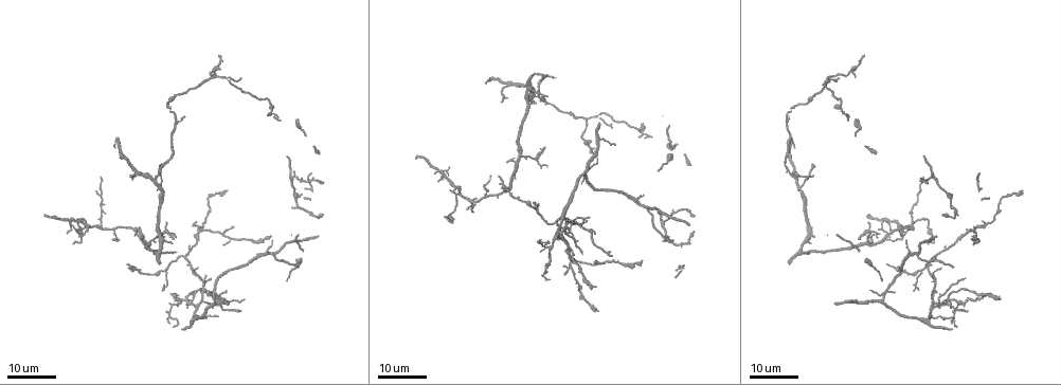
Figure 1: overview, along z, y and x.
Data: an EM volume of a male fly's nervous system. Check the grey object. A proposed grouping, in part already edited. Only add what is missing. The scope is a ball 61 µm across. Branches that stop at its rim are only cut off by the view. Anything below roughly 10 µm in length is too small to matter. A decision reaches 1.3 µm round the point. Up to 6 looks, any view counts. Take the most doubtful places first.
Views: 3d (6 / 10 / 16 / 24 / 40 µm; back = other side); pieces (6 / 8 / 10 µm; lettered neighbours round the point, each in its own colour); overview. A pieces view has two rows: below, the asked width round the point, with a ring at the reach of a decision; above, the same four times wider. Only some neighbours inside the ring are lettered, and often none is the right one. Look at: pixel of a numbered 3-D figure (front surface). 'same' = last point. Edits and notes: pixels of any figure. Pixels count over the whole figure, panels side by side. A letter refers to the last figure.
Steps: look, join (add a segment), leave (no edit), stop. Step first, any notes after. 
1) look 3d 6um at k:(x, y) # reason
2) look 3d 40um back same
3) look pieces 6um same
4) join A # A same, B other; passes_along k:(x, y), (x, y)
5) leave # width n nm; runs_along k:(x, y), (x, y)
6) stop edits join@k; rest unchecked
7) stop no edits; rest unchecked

look 3d 16um at 1:(272, 236) # free end

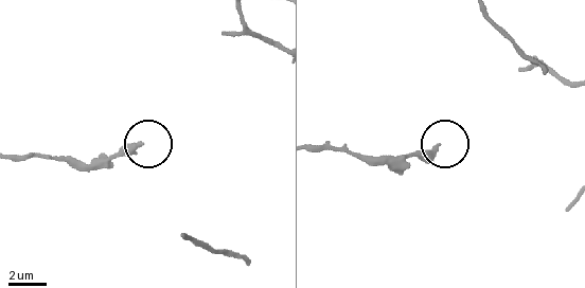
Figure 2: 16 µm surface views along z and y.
look pieces 6um at 2:(138, 142)

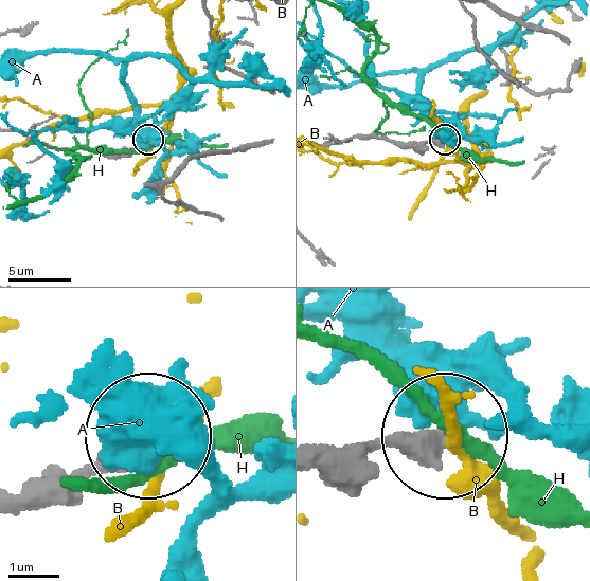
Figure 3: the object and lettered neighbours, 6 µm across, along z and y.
leave # A other, B other, H other; runs_along 3:(317, 454), (439, 434); no lettered segment goes on from it

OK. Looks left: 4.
look 3d 24um at 1:(811, 175) # an open end

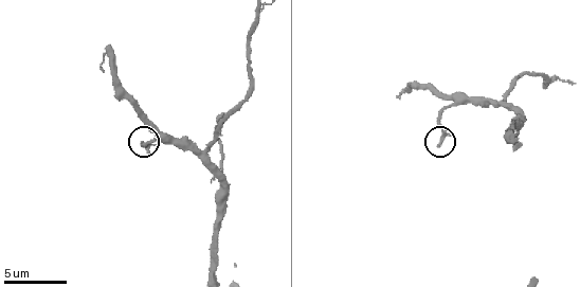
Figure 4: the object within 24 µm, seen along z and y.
look pieces 6um at 4:(440, 147)

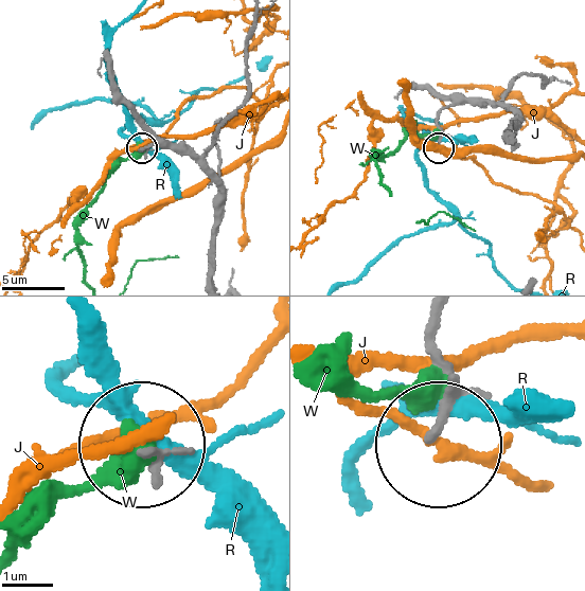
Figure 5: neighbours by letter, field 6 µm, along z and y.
leave # J other, R other, W other; runs_along 5:(441, 317), (448, 405), (437, 439); none of them fits

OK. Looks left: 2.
look 3d 10um at 4:(519, 142) # stops while still wide

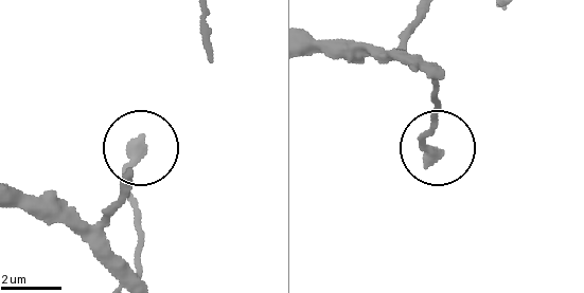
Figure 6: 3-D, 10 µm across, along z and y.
look pieces 8um at 6:(434, 155) # what lies round it

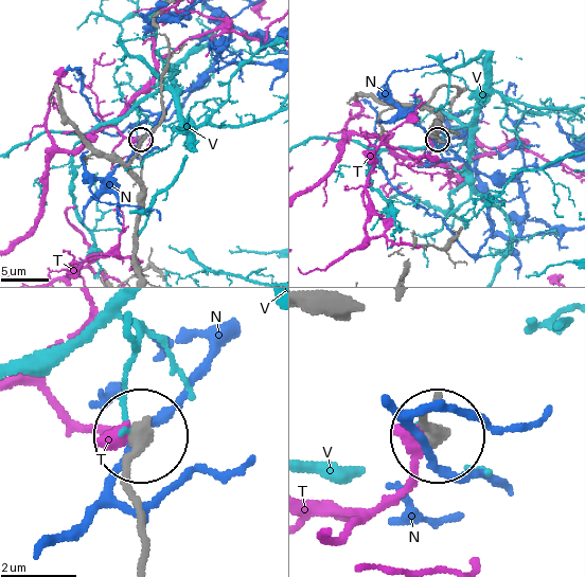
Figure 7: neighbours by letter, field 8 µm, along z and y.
leave # width 420 nm; N other, T other, V other; no lettered segment goes on from it

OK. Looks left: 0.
stop no edits; rest unchecked

